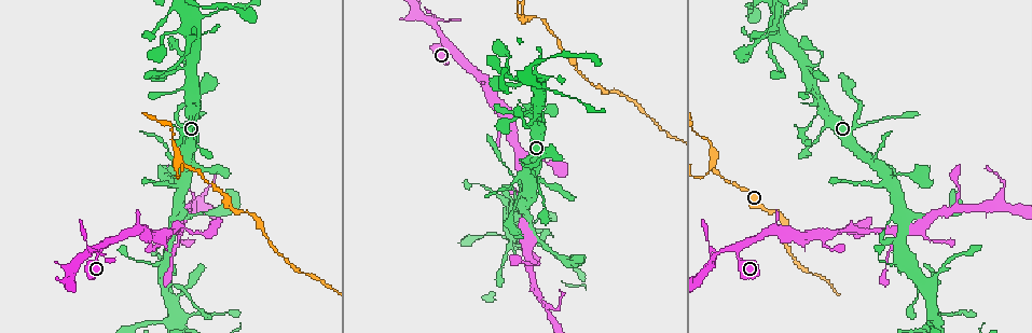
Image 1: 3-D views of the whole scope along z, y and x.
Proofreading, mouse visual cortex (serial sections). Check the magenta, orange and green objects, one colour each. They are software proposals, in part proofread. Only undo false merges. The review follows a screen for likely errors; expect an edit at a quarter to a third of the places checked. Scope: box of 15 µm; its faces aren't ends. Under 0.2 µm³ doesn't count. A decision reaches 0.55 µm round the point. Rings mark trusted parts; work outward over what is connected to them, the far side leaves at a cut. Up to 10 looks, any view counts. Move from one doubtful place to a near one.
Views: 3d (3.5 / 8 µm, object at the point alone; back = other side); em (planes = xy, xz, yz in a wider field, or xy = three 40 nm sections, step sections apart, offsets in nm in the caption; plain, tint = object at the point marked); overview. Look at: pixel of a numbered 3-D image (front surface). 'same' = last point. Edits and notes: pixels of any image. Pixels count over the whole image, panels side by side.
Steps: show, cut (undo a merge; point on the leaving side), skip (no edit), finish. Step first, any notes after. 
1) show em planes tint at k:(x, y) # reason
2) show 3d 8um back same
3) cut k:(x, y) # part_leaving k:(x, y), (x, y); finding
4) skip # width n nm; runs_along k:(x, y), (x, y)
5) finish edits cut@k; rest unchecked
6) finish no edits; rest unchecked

show 3d 3.5um back at 1:(175, 115)

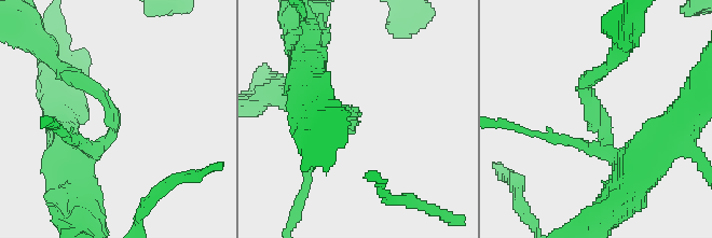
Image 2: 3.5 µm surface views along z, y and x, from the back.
show em xy step 2 tint at 2:(596, 123)

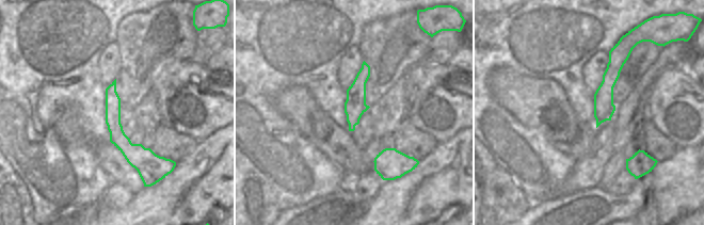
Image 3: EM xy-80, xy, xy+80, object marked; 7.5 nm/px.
skip # continuous, no second cell

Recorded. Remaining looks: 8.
show 3d 3.5um at 1:(776, 36) # sharp bend

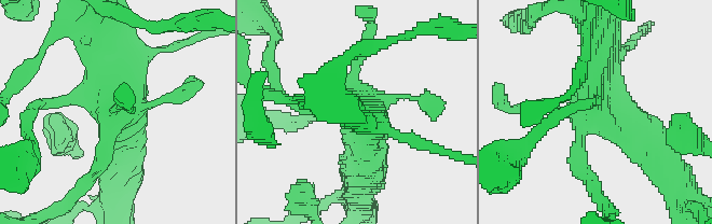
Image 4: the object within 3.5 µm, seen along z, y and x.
show em xy step 2 plain at 4:(593, 108) # need the tissue

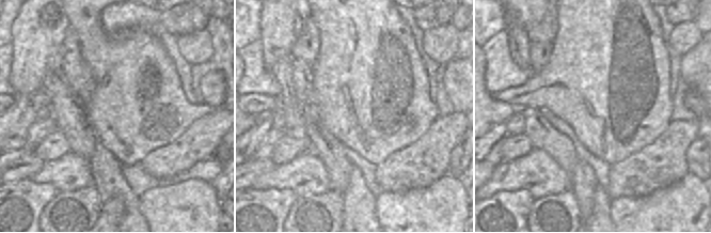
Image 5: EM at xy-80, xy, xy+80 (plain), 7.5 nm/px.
show em xy step 2 tint same

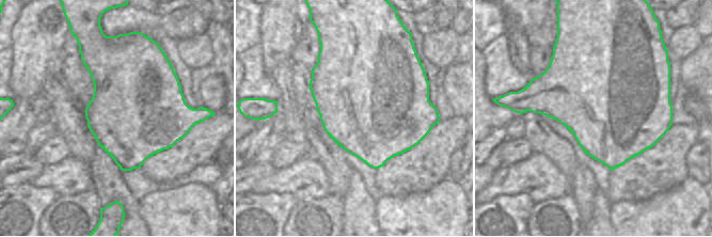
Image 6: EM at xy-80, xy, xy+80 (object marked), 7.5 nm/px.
skip # runs_along 4:(658, 151), (601, 101), (598, 36); one cell here

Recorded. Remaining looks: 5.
show 3d 3.5um at 1:(714, 162) # three arms meet

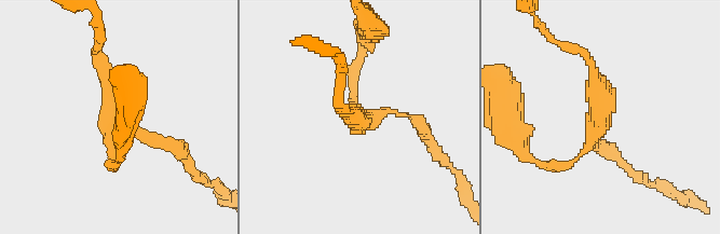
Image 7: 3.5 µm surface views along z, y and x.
show em xy step 3 plain at 7:(361, 117) # arms 3; arm_widths 100, 100, 200 nm; shape alone is not enough

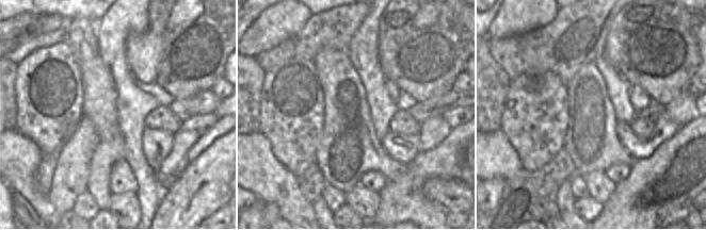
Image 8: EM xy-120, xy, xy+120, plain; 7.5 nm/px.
show em xy step 3 tint same

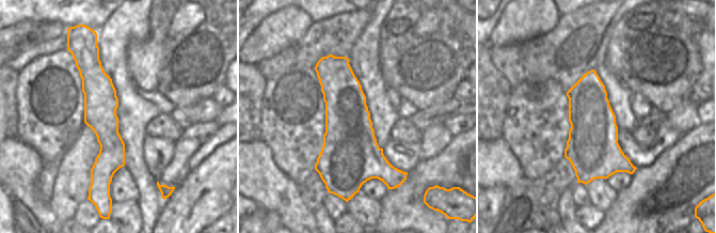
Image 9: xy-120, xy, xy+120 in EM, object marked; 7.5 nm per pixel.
skip # runs_along 9:(96, 53), (104, 186); all the same cell

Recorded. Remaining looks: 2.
show 3d 3.5um at 1:(102, 245) # calibre changes

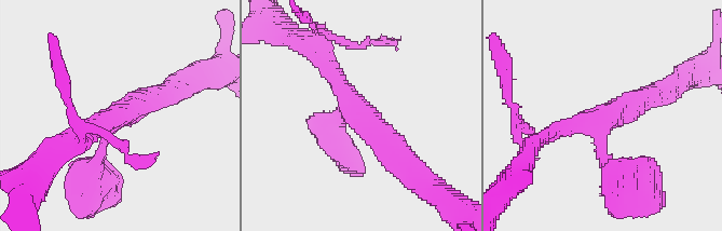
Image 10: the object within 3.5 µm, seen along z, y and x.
skip # arms 3; arm_widths 250, 250, 350 nm; runs_along 10:(87, 175), (107, 125), (160, 96); one cell here

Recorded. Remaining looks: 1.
finish no edits; rest unchecked

